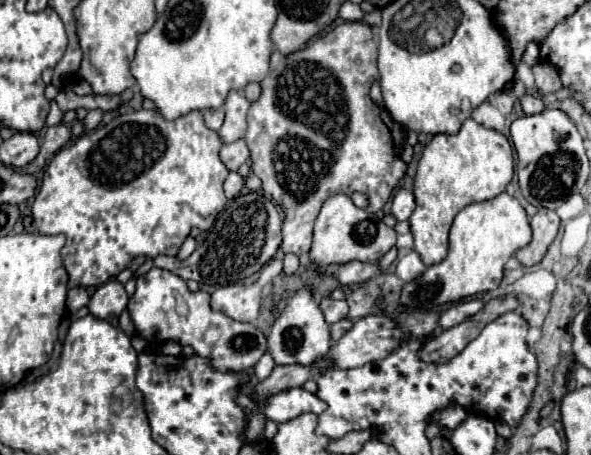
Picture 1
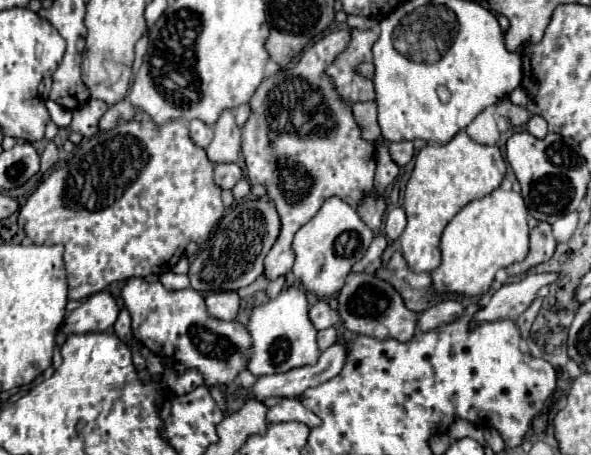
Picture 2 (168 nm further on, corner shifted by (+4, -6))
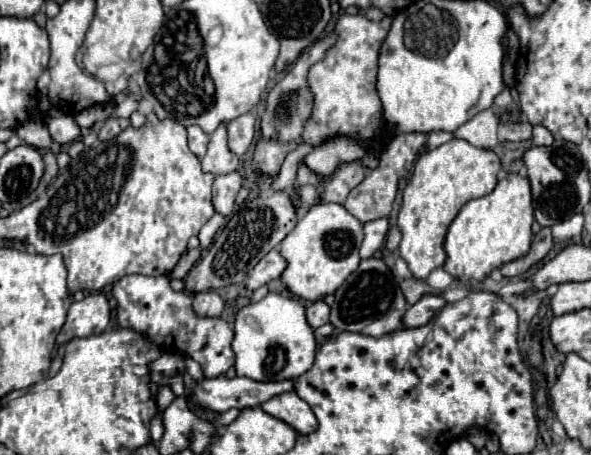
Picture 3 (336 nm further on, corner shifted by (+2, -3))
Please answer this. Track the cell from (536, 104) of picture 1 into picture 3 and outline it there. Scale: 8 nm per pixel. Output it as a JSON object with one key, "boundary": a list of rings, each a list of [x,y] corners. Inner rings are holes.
{"boundary":[[[537,125],[537,127],[533,129],[533,143],[535,143],[537,147],[549,147],[549,145],[553,143],[553,137],[551,137],[551,133],[549,133],[545,127]]]}

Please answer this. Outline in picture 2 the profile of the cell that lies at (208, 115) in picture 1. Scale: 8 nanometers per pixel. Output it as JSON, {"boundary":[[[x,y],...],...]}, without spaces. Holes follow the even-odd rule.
{"boundary":[[[191,120],[189,122],[189,130],[191,130],[191,138],[197,146],[207,148],[209,142],[213,140],[213,126],[201,122],[201,120]]]}

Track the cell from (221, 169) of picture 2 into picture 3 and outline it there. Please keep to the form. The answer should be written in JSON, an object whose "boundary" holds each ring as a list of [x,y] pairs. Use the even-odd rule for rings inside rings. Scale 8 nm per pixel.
{"boundary":[[[237,171],[215,177],[215,183],[213,183],[213,207],[215,207],[215,211],[227,217],[233,211],[235,195],[239,189],[241,189],[241,175]]]}

